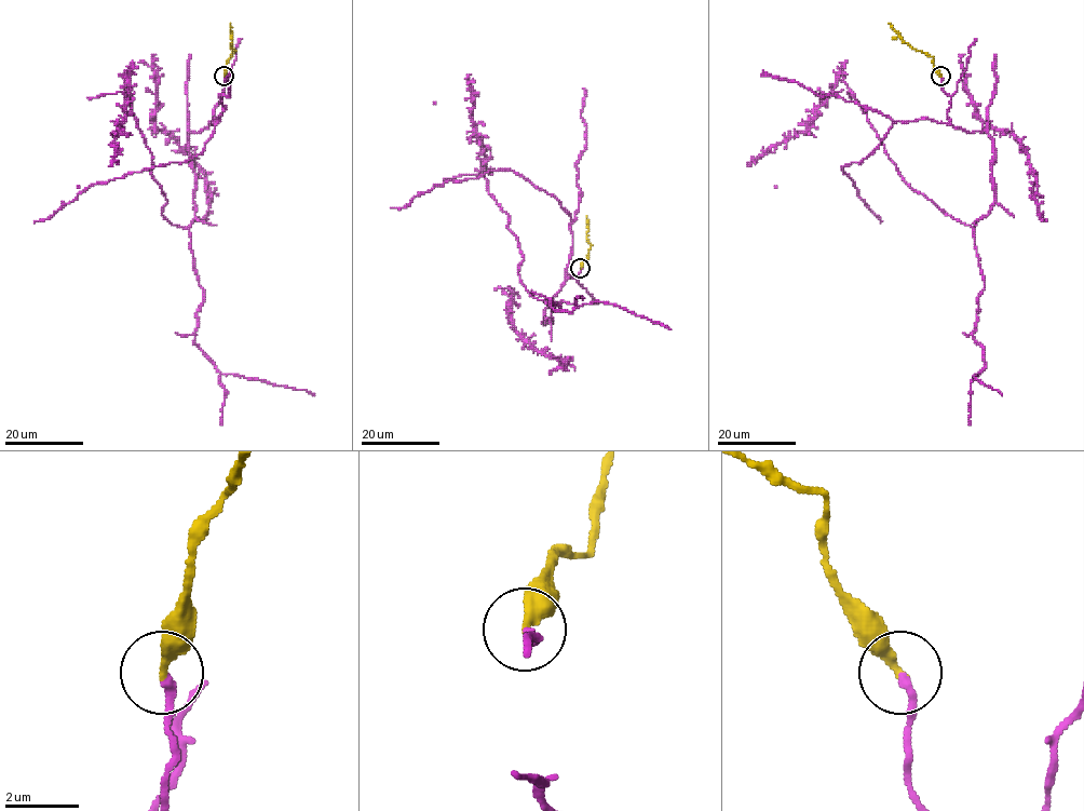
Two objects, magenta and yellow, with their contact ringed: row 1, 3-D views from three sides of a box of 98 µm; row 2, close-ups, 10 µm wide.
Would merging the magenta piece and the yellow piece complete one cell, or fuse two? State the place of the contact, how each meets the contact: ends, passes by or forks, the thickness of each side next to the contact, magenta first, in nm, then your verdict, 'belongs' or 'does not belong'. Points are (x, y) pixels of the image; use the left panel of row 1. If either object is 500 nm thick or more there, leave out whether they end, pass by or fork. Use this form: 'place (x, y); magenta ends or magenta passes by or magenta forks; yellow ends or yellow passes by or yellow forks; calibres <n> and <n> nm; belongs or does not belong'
place (224, 76); magenta ends; yellow ends; calibres 240 and 320 nm; belongs

